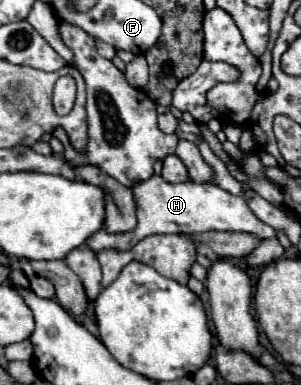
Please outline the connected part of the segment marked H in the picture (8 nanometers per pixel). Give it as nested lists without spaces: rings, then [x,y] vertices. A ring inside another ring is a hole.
[[[151,176],[145,182],[133,184],[133,196],[137,202],[137,226],[131,232],[125,234],[111,234],[101,229],[89,240],[87,246],[95,252],[99,250],[129,250],[139,240],[151,234],[173,234],[173,232],[185,232],[185,234],[197,234],[197,232],[209,232],[209,230],[229,230],[229,232],[249,232],[259,236],[261,240],[273,238],[275,230],[267,224],[263,224],[247,206],[247,202],[241,196],[233,196],[213,184],[199,184],[199,182],[185,182],[185,184],[169,184],[161,176]]]

